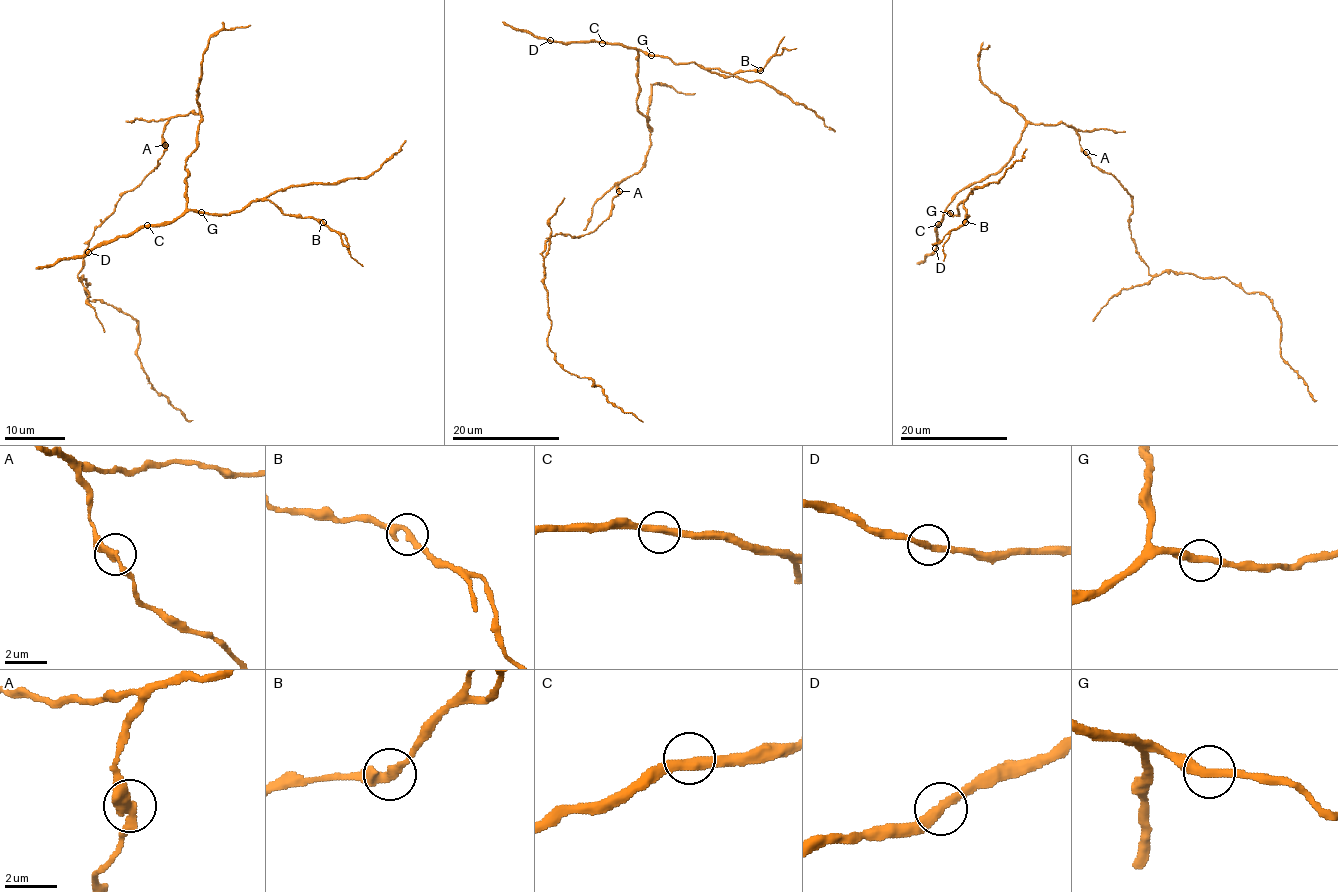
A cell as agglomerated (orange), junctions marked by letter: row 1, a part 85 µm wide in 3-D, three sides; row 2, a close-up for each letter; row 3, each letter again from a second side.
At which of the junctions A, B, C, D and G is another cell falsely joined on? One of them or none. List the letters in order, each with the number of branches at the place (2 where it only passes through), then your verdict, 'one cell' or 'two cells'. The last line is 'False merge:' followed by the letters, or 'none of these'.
A: branches 2; one cell
B: branches 2; one cell
C: branches 2; one cell
D: branches 2; one cell
G: branches 2; one cell
False merge: none of these

